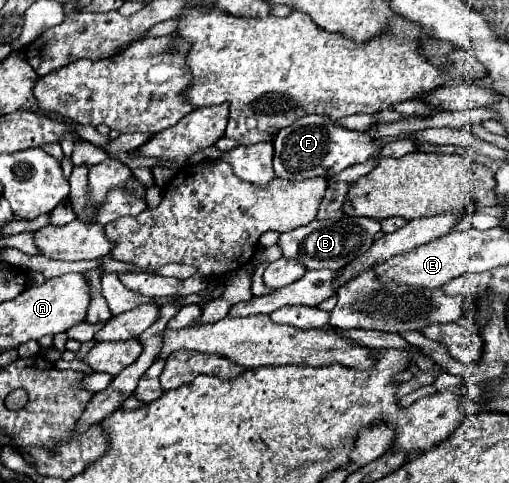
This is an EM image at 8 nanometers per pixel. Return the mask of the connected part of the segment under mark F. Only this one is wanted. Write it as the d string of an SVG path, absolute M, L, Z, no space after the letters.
M304 116L294 124L282 128L274 140L274 172L278 178L286 180L304 180L314 176L334 176L348 166L362 164L380 154L382 146L368 134L352 132L328 116Z

